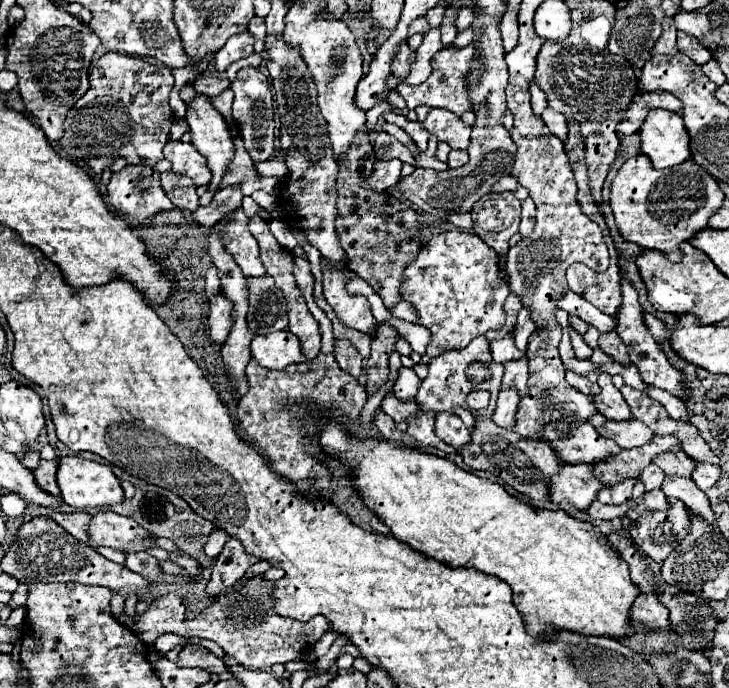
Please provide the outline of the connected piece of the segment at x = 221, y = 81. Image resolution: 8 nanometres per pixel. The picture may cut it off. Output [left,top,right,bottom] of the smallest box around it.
[194,75,230,97]

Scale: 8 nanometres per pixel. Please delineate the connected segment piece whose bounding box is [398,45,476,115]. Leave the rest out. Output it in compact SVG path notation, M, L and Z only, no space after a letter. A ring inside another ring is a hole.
M468 45L464 49L456 47L444 47L432 57L432 73L430 77L420 83L420 85L398 85L398 93L404 97L408 109L416 109L418 105L428 105L428 107L442 107L448 109L456 115L462 115L472 109L468 101L468 91L466 91L466 75L472 63L472 53L476 53L476 45Z

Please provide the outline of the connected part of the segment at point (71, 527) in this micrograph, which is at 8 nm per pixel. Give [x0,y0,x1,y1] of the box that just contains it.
[48,511,92,541]

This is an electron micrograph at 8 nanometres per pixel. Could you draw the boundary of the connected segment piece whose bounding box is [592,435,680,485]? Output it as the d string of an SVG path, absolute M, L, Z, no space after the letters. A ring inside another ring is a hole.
M654 435L642 447L624 449L616 455L610 455L602 461L592 463L594 477L604 485L614 485L614 481L624 481L628 477L638 477L638 473L652 463L654 455L660 455L664 451L676 451L676 449L680 449L680 441L676 441L676 437Z

